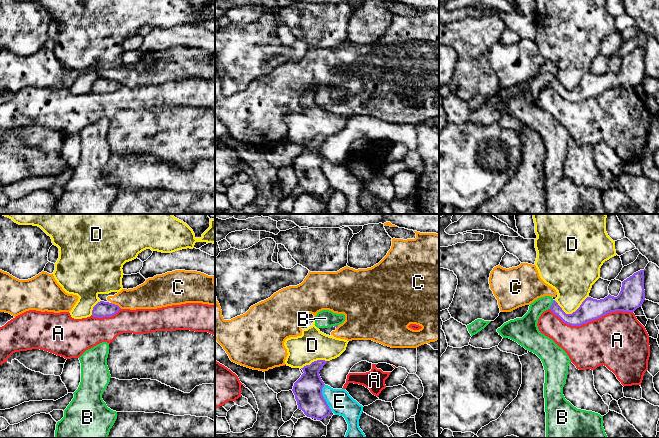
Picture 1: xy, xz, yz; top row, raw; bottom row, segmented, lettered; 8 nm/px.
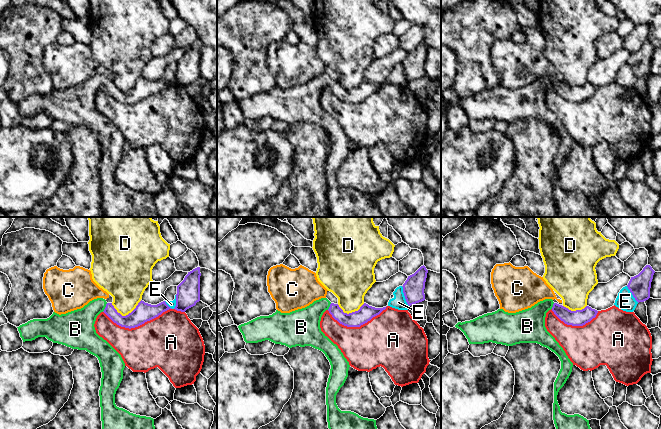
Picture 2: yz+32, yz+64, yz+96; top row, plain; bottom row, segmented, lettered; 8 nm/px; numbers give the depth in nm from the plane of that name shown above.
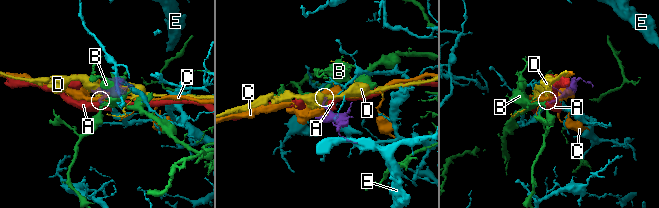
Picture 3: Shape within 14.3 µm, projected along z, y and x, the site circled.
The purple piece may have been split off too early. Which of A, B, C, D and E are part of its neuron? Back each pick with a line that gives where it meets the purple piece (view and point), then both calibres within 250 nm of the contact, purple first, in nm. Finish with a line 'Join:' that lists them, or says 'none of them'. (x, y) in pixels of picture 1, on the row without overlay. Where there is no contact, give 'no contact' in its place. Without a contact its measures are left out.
B: meets purple in yz at (552, 80); 120 nm thick on the purple side, 140 nm on the other
Join: B

